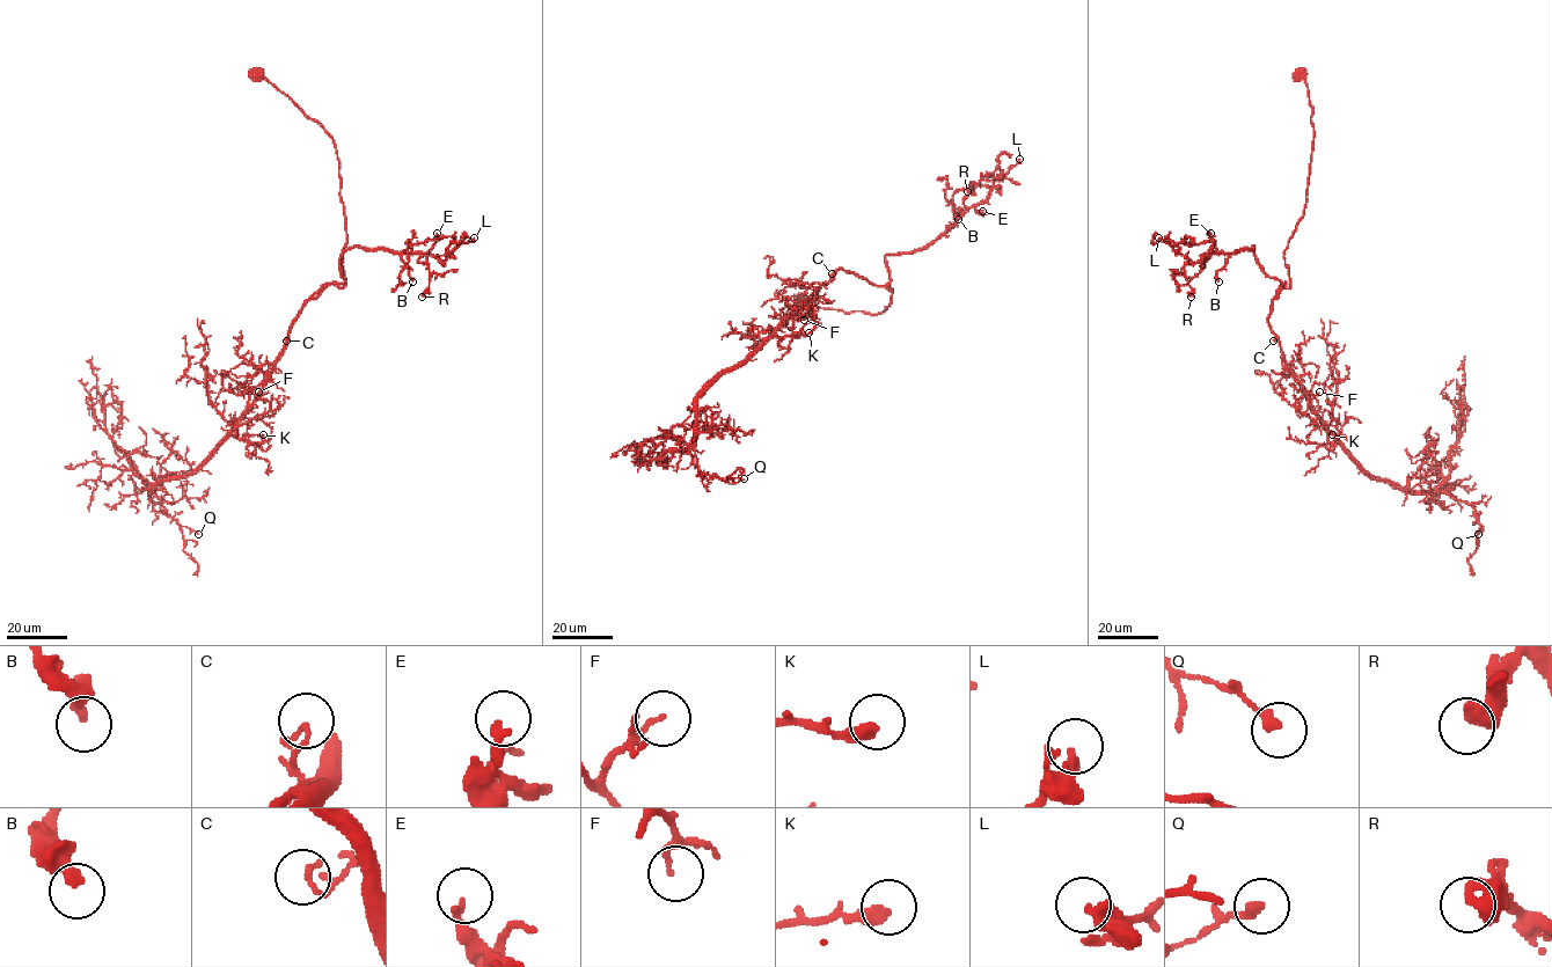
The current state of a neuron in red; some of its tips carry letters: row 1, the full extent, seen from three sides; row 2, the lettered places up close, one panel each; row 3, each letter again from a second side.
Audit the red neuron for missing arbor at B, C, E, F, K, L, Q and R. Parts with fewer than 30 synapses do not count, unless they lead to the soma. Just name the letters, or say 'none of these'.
none of these

